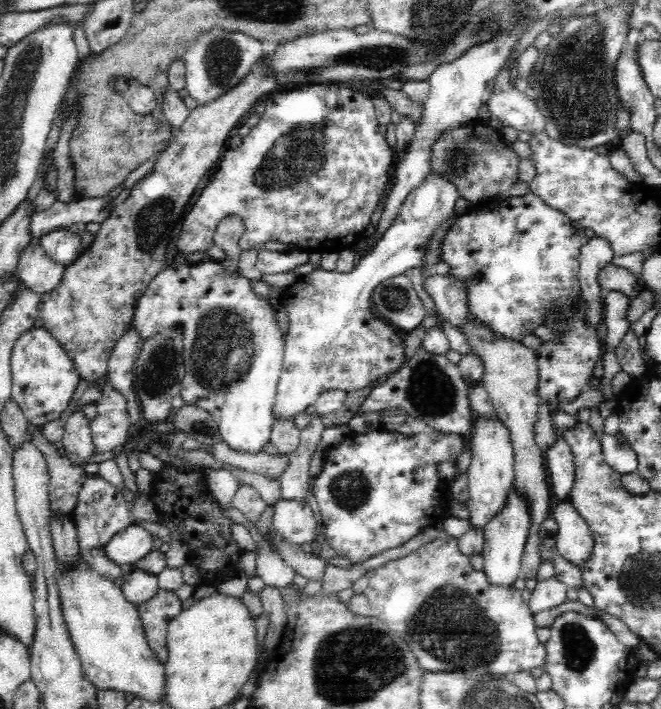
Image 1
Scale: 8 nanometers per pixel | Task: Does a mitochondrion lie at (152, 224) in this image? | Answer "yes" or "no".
yes

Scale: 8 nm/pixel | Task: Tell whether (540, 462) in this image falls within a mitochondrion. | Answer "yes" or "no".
no

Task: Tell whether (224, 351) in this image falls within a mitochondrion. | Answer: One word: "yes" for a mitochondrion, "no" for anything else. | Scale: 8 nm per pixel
yes

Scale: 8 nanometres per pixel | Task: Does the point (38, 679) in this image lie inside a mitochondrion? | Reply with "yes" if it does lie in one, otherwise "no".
no

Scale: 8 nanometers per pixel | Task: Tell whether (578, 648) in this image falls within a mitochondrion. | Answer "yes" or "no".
yes

